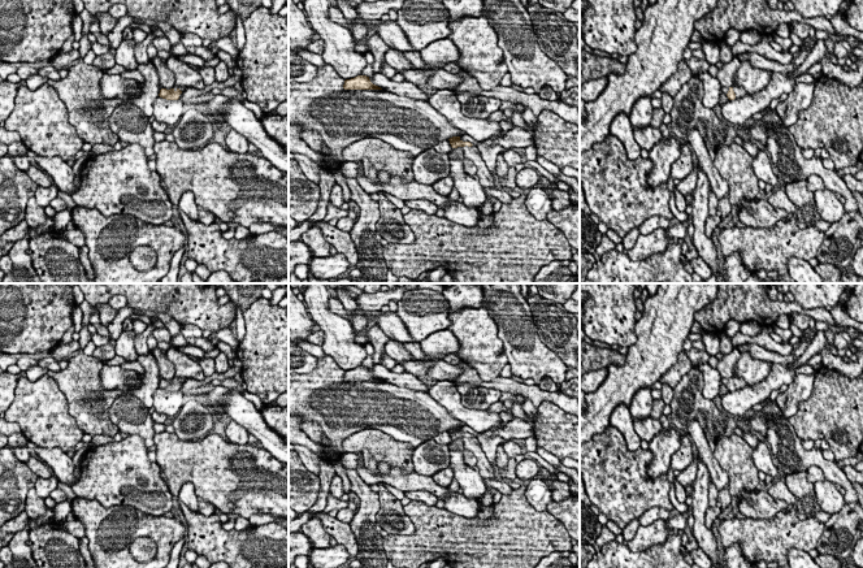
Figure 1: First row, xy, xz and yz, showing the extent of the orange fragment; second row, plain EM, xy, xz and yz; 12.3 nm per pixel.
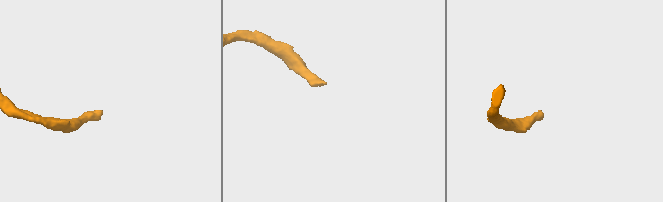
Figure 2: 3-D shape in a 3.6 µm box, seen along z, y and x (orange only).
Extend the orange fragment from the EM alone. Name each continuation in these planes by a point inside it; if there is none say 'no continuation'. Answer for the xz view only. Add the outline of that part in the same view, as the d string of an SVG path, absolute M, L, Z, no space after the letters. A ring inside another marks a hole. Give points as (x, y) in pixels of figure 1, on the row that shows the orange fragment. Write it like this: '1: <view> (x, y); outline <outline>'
1: xz (486, 180); outline M472 146L472 147L461 147L464 156L469 160L473 161L473 164L477 168L477 173L476 175L480 178L480 183L481 186L485 187L490 187L490 188L499 188L495 186L494 182L494 177L493 173L487 169L486 164L483 162L480 149L477 148L477 146Z

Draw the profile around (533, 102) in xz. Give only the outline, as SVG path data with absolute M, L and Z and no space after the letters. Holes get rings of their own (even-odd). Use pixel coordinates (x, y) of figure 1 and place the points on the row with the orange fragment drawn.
M463 70L459 71L459 75L463 78L463 82L455 87L455 94L472 92L491 99L499 99L502 101L509 101L513 105L522 104L524 107L530 109L534 116L538 116L542 110L547 109L554 112L563 120L580 127L580 110L577 109L577 107L563 103L561 100L545 100L541 99L538 94L520 92L513 87L506 84L499 84L491 90L482 90L477 78L473 78L470 74Z

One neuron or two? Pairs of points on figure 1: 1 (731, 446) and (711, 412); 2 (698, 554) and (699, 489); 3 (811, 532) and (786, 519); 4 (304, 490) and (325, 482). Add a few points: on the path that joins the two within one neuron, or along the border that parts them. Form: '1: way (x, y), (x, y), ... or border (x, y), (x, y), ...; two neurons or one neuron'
1: border (733, 433), (720, 437), (715, 442); two neurons
2: border (699, 546), (707, 554); two neurons
3: way (805, 532), (797, 532), (790, 525); one neuron
4: border (319, 476), (319, 498), (303, 511); two neurons

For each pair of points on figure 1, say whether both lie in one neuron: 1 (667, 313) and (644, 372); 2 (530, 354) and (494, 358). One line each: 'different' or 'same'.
1: same
2: different

